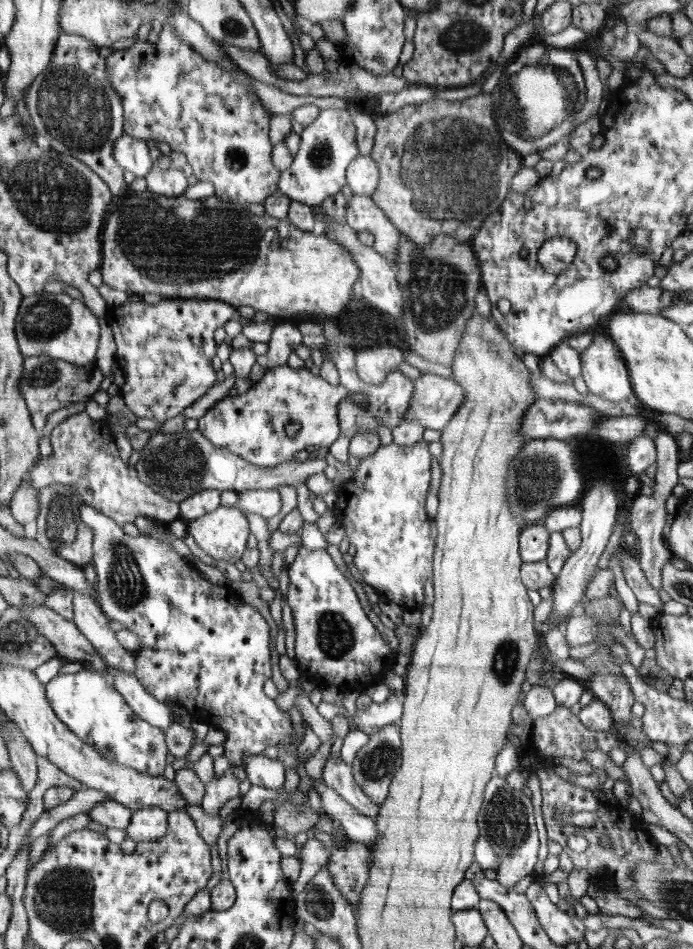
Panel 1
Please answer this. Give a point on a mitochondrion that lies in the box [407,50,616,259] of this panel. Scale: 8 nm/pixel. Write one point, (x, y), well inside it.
(533, 105)

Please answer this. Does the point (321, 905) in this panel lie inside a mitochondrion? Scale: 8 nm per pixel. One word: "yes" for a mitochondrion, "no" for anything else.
yes

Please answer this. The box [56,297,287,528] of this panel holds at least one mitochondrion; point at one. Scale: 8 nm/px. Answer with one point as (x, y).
(179, 465)

